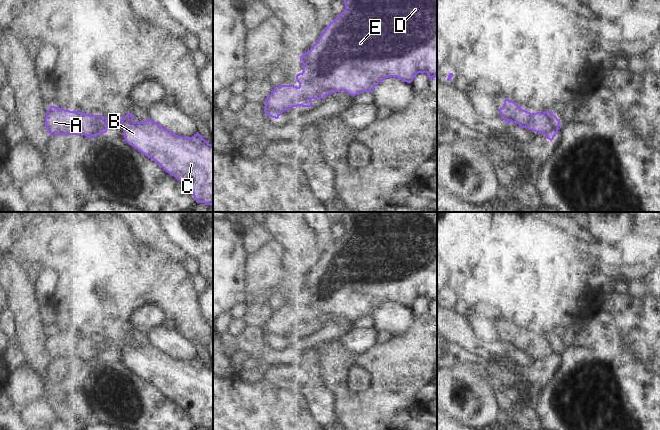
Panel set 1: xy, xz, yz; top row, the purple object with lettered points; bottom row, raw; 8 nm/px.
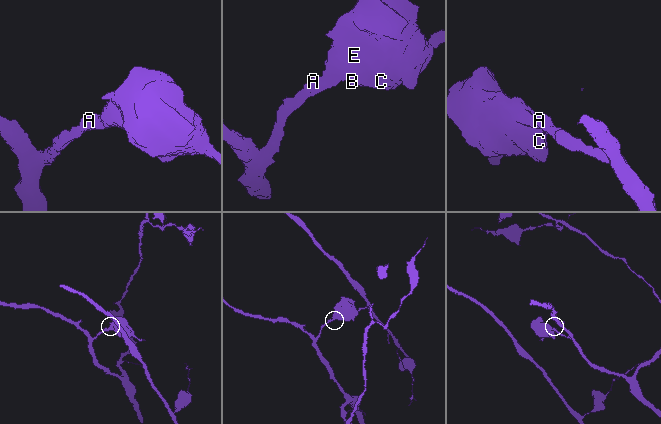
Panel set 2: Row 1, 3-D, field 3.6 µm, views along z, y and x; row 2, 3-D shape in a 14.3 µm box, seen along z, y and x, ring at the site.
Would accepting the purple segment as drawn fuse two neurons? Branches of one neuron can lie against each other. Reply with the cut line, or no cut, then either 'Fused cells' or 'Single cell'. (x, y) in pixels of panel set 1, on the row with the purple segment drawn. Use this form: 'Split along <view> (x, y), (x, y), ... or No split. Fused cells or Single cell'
No split. Single cell.

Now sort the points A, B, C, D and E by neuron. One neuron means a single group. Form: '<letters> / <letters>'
A B C D E

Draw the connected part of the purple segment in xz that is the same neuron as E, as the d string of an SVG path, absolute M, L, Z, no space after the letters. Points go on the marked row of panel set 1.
M343 0L345 10L339 14L329 25L325 28L320 38L310 48L309 51L300 56L303 64L303 71L296 75L296 81L299 86L294 85L278 85L274 87L271 94L265 99L266 105L264 112L267 116L278 119L279 116L287 109L292 107L312 107L312 99L324 99L327 95L346 91L351 96L356 96L361 92L372 92L374 88L383 80L389 77L394 77L403 82L411 83L418 73L426 73L431 80L437 76L437 0Z

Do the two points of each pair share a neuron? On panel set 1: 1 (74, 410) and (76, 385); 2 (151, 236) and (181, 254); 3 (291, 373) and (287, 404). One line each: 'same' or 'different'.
1: same
2: same
3: different

